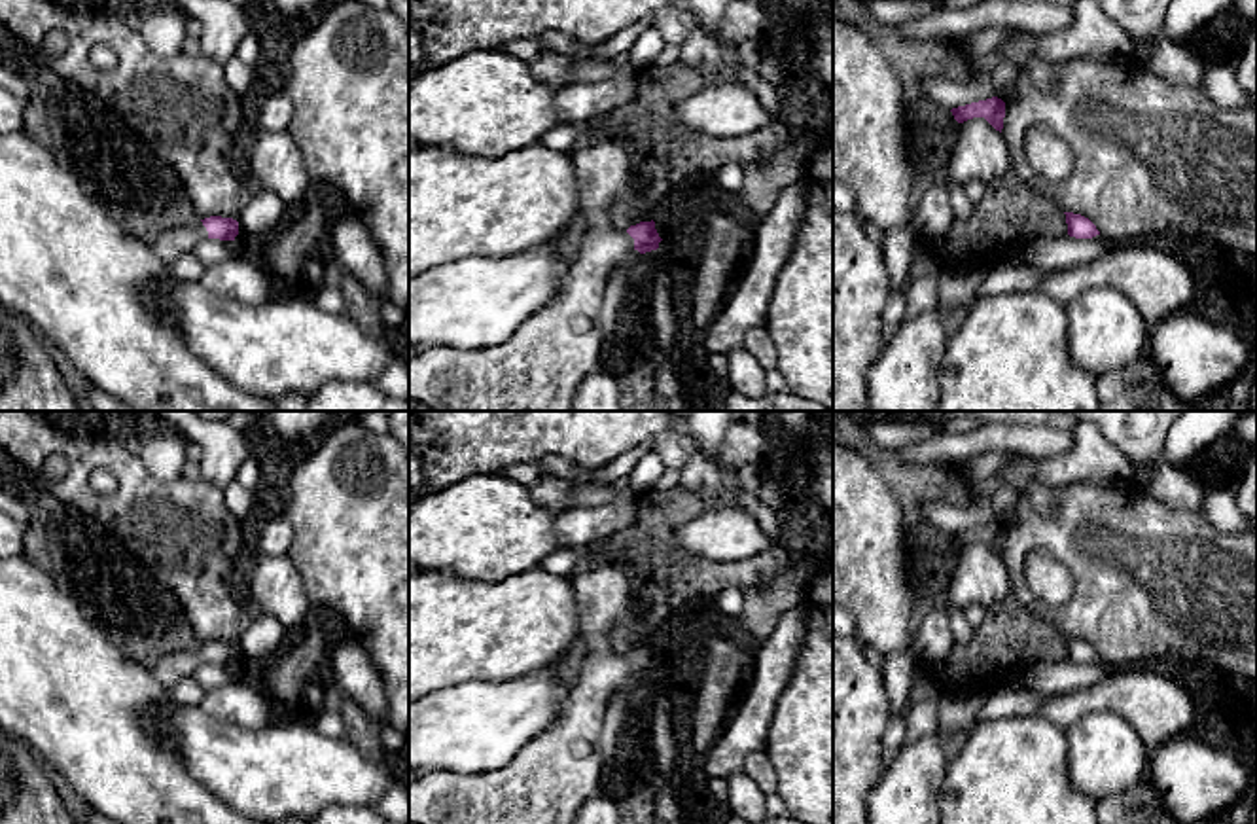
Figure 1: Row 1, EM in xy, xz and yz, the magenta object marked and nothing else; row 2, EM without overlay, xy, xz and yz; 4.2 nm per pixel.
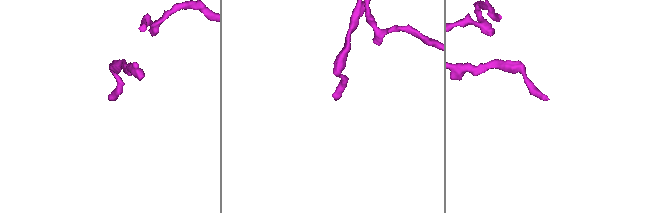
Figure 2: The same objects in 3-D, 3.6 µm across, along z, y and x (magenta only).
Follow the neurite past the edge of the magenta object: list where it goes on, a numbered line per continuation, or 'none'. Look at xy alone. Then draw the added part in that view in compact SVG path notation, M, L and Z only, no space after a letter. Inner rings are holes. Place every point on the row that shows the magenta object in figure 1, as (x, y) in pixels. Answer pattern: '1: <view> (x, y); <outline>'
1: xy (173, 243); M203 222L195 225L172 227L163 231L153 242L153 252L165 265L172 265L182 254L193 252L197 242L206 239L208 231Z

